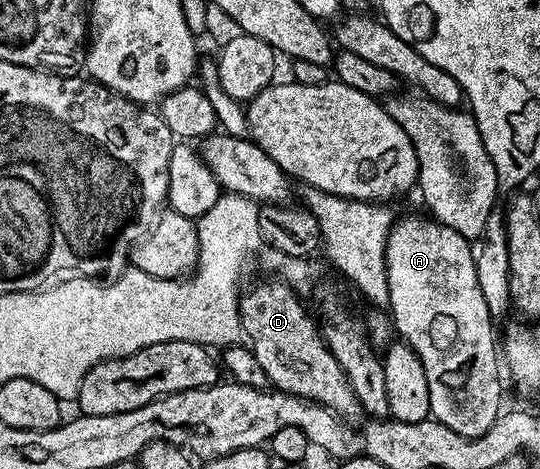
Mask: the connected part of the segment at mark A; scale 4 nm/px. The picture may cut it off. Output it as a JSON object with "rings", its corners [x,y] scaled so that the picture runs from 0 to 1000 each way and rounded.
{"rings":[[[743,465],[728,478],[726,493],[715,514],[713,565],[720,591],[717,661],[722,665],[722,687],[731,712],[746,729],[757,731],[767,744],[767,753],[774,753],[774,761],[781,770],[781,787],[789,787],[789,812],[796,821],[798,891],[807,893],[819,906],[833,906],[833,915],[841,915],[844,923],[852,923],[863,934],[893,932],[915,906],[930,878],[930,866],[926,866],[926,791],[930,800],[930,774],[922,763],[922,714],[911,708],[915,682],[904,657],[900,633],[893,633],[893,616],[885,616],[885,582],[881,580],[881,546],[876,520],[859,510],[856,499],[815,473],[793,471],[793,475],[783,475],[778,467],[744,469]]]}

